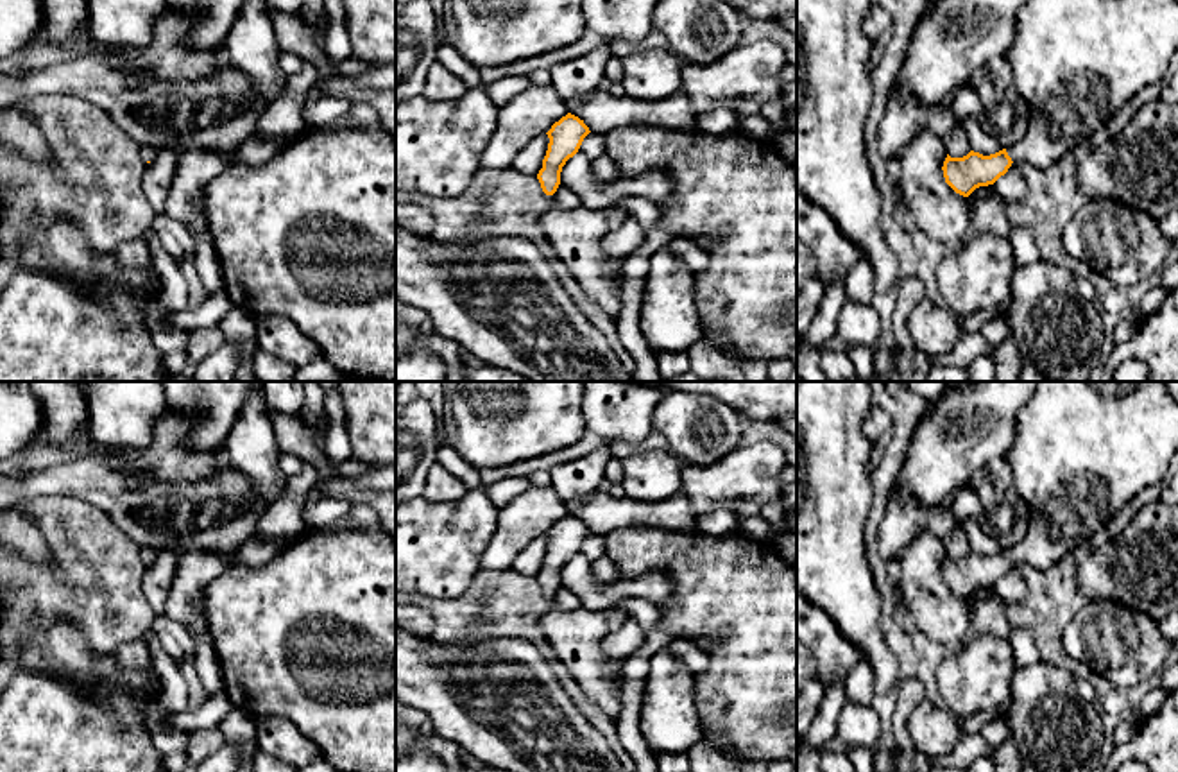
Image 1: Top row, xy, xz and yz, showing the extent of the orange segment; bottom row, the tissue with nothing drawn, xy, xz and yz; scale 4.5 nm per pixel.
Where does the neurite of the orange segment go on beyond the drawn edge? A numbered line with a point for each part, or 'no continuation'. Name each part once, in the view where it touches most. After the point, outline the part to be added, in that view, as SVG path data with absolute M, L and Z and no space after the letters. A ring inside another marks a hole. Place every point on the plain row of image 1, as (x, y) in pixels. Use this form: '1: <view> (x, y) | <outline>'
1: yz (1082, 450) | M1037 382L1004 457L1029 510L1026 536L1008 557L1047 571L1083 543L1097 541L1115 512L1142 489L1165 482L1176 451L1178 403L1162 382Z

